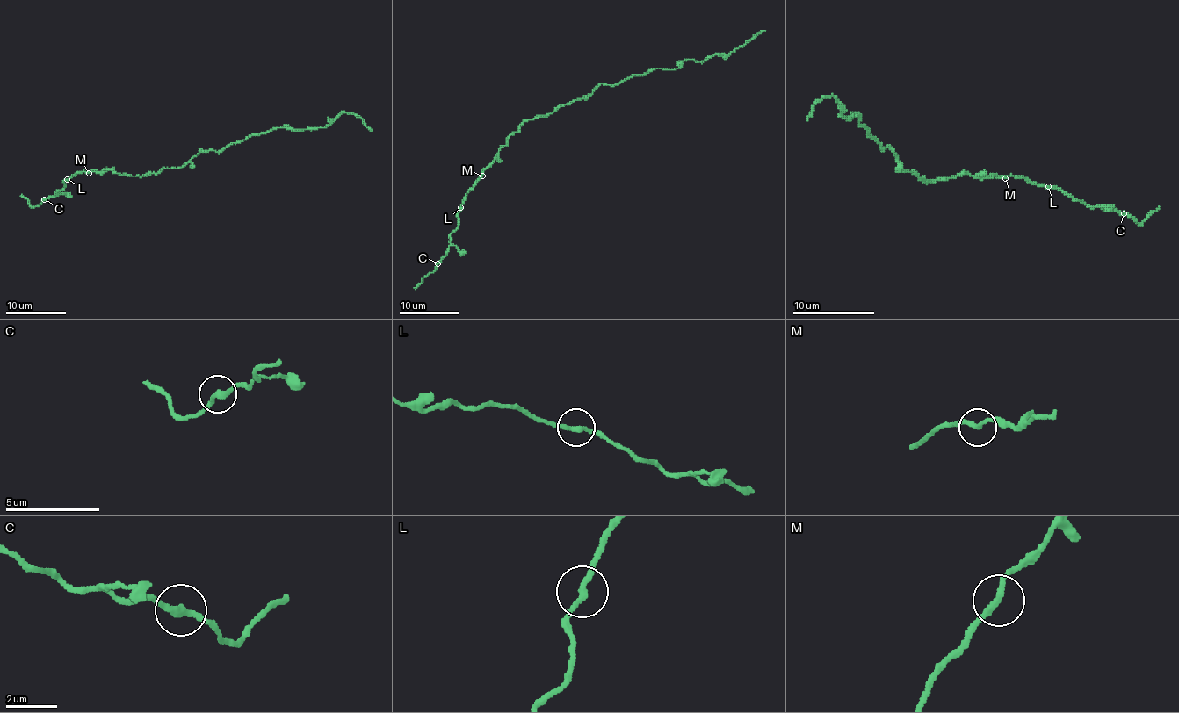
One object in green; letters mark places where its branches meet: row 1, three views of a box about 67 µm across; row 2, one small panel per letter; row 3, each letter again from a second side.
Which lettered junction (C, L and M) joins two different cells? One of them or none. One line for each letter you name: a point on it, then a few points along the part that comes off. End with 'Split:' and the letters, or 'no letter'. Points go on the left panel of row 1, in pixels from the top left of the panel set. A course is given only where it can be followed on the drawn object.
Split: no letter

